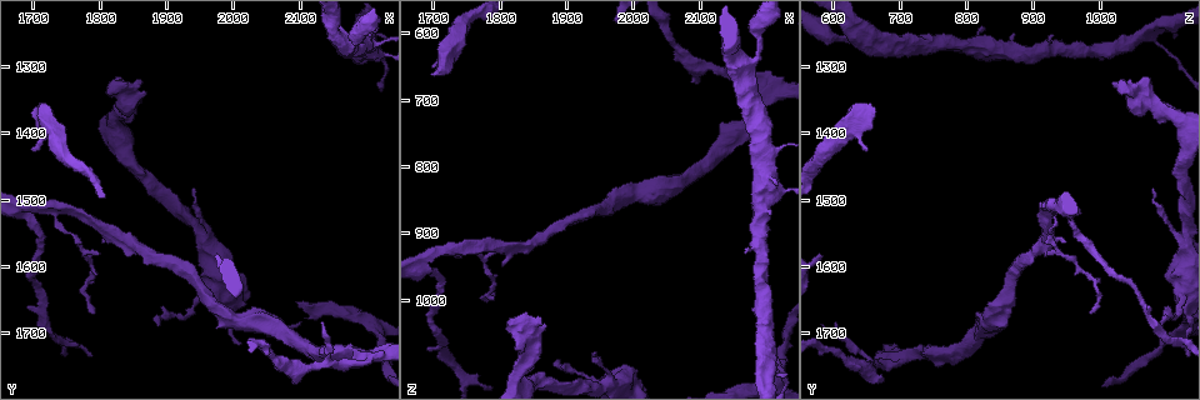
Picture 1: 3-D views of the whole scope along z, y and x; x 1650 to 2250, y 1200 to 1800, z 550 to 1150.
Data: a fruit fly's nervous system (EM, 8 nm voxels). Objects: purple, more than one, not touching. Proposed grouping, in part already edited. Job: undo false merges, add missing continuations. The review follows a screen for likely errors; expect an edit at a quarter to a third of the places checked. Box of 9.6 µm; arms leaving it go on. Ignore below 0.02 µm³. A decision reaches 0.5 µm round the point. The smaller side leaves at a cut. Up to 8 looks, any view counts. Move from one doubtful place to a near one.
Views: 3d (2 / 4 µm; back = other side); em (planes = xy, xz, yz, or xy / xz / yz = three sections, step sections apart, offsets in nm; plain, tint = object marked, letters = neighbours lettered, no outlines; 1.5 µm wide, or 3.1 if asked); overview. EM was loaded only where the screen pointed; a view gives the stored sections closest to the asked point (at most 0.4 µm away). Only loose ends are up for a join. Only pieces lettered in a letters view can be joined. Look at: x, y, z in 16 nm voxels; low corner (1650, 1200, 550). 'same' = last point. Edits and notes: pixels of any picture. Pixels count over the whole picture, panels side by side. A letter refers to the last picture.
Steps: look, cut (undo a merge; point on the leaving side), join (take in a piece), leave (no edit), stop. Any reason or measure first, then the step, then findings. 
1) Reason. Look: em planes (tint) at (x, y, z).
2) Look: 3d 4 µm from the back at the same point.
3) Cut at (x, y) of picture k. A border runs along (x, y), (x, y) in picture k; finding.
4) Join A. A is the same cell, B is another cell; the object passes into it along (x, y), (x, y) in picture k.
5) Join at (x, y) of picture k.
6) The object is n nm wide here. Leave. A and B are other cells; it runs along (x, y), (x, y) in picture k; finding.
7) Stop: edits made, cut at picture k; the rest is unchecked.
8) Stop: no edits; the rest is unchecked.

Thick end. Look: em planes (letters) at (1695, 1365, 665).

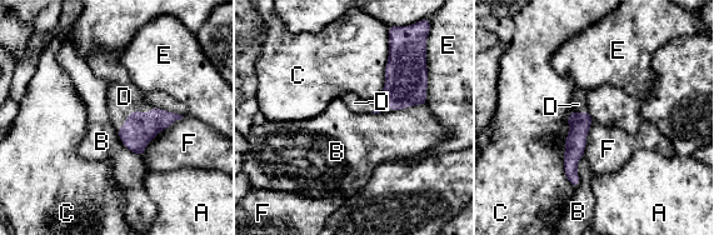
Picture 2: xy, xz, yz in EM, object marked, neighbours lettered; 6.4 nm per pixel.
The longest contact is with C, 500 nm. Join D. D is the same cell, A, B, C, E and F are other cells; it goes on there.

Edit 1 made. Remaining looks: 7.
Look: overview.

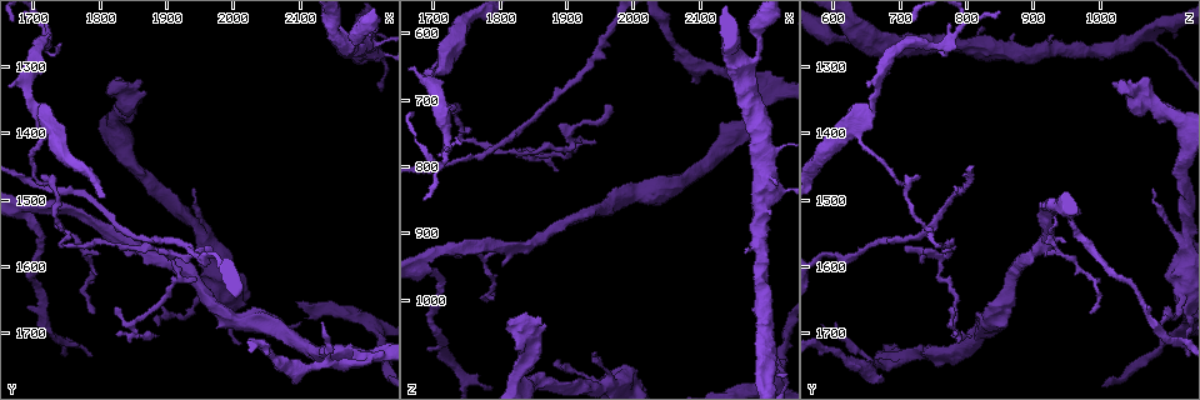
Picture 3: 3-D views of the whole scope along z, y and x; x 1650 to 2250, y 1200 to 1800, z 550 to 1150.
Branch stops here. Look: em planes (tint) at (1840, 1320, 1020).

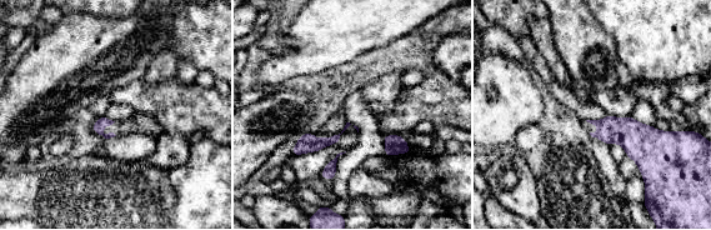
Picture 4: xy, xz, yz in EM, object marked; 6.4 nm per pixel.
Look: em planes (letters) at the same point.

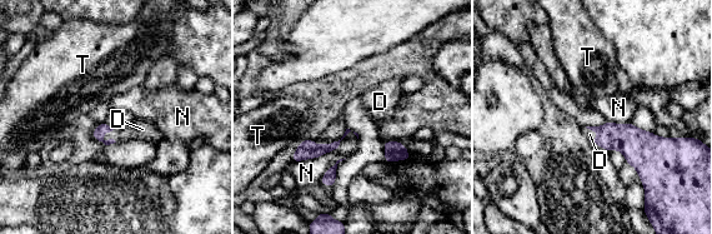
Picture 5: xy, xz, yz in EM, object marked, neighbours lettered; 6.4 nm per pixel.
The longest contact is with N, 460 nm. Join D. D is the same cell, N and T are other cells; the neuron continues.

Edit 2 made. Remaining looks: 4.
Redraw. Look: overview.

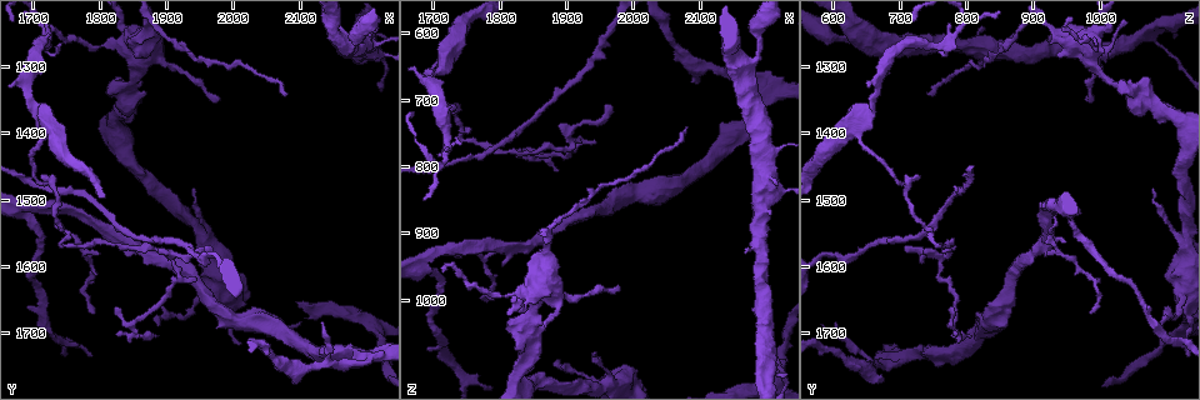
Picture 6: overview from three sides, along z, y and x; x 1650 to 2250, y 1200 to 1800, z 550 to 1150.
Look: em planes (letters) at (1980, 1355, 980).

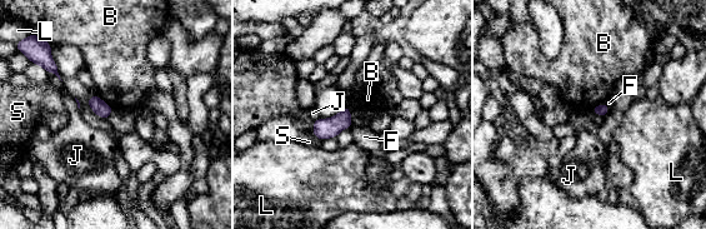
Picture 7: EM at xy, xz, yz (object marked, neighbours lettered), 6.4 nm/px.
The object is 80 nm wide here. Leave. B, F, J, L and S are other cells; a border runs along (349, 109), (351, 114) in picture 7; none of them fits.

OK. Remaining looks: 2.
Stop: edits made, join at picture 2, join at picture 5; the rest is unchecked.

